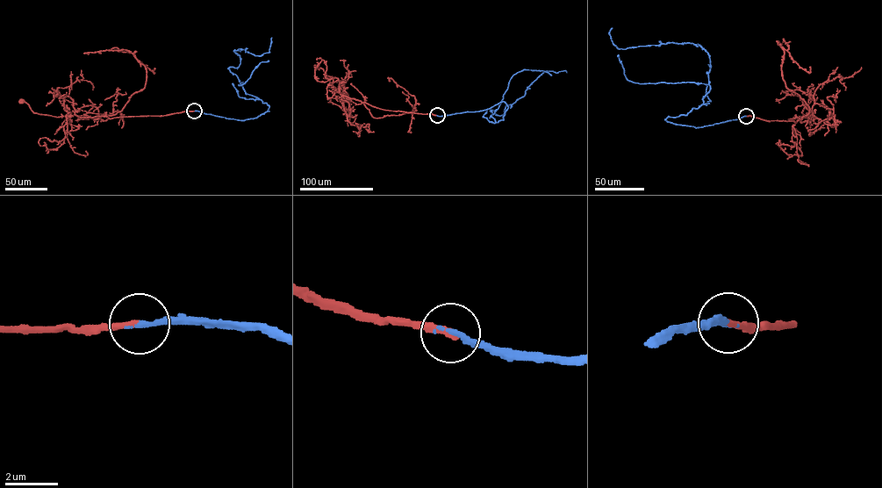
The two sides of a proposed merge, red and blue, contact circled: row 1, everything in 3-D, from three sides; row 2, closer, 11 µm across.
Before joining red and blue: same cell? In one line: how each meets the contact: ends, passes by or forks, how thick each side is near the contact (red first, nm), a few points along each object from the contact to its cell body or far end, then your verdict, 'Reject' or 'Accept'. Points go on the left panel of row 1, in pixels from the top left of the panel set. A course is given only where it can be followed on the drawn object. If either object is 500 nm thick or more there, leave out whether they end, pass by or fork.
At the ring red ends. At the ring blue ends. Thickness 260 nm (red) against 220 nm. Course of red: (194, 111), (110, 118), (103, 115), (96, 119), (80, 118), (75, 115), (56, 117), (33, 112), (22, 101). Course of blue: (194, 111), (244, 120), (268, 111), (229, 68), (240, 62), (233, 51), (262, 55), (271, 38). Accept

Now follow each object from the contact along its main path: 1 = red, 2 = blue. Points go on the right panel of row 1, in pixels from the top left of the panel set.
1: (745, 116), (768, 121), (811, 120), (812, 117), (807, 118), (801, 112), (812, 97)
2: (745, 116), (695, 127), (667, 121), (703, 104), (710, 89), (709, 55), (688, 42), (619, 49), (612, 28)

